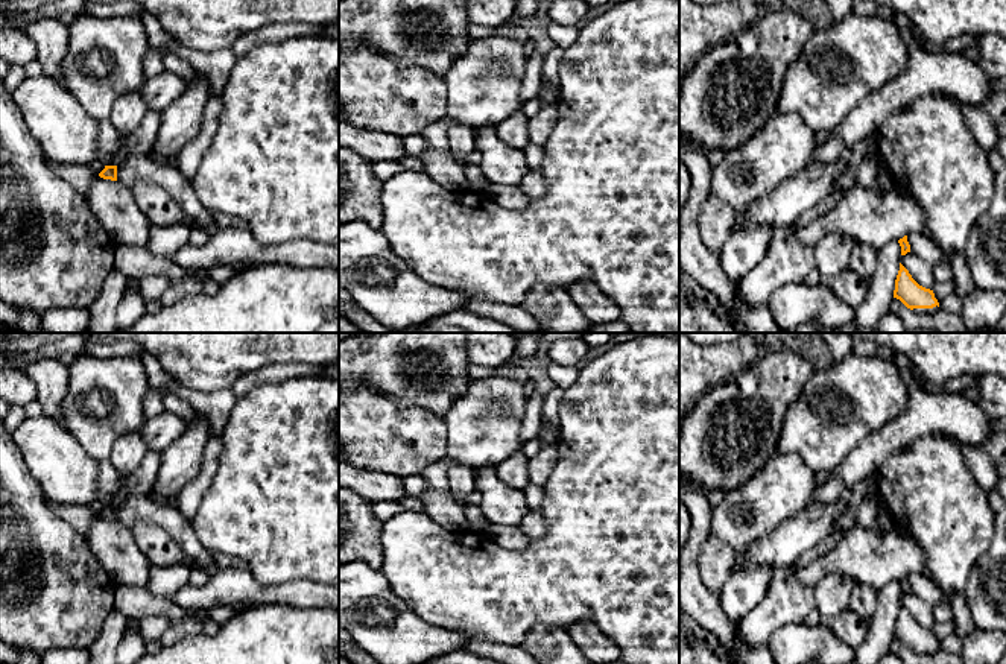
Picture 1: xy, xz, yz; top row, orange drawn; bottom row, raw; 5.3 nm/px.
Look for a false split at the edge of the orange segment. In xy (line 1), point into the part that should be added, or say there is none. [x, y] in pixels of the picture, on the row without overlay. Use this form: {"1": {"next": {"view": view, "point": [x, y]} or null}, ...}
{"1": {"next": null}}

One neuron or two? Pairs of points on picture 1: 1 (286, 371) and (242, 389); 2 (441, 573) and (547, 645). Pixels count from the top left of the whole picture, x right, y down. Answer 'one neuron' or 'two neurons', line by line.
1: one neuron
2: two neurons

